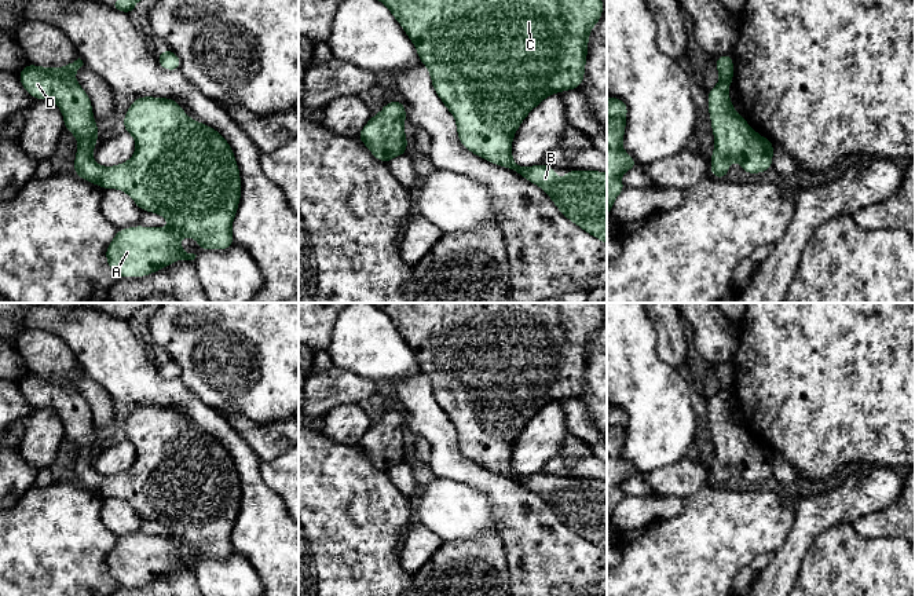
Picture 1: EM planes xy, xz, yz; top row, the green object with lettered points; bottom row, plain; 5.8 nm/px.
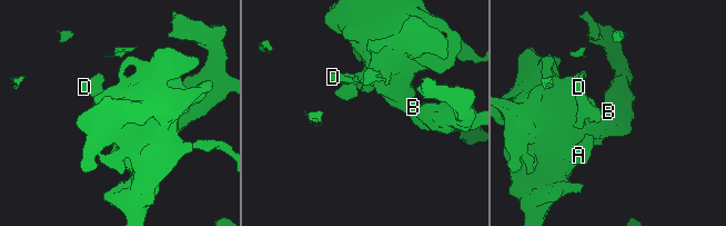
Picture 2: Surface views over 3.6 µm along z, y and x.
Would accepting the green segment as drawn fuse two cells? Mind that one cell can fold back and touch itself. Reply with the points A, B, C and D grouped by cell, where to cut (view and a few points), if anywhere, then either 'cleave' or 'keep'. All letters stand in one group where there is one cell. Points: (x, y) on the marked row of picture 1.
A B C D | no cut | keep

